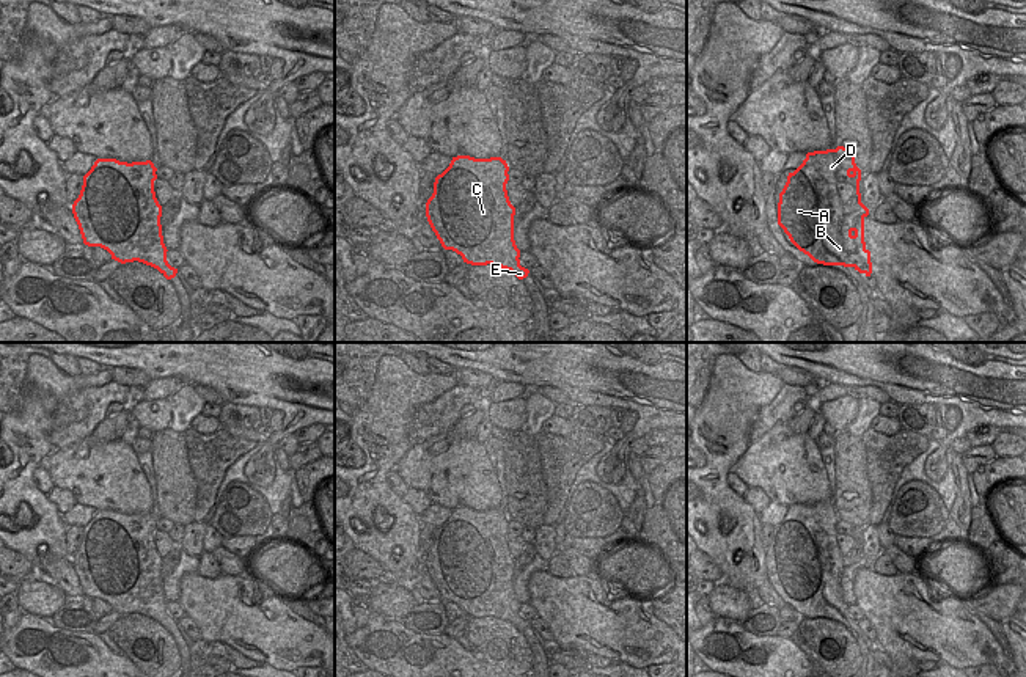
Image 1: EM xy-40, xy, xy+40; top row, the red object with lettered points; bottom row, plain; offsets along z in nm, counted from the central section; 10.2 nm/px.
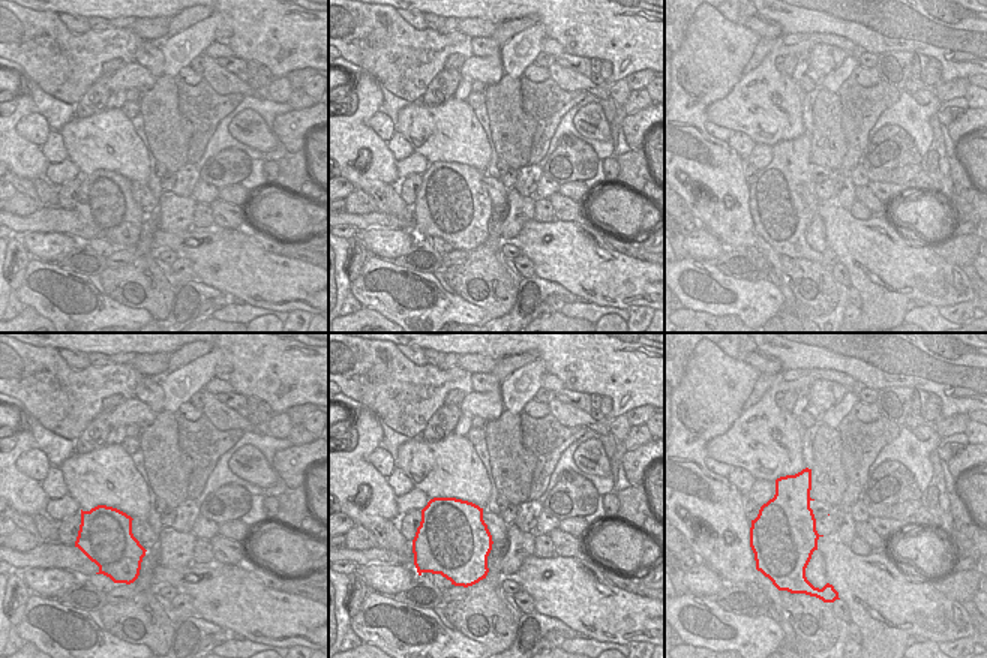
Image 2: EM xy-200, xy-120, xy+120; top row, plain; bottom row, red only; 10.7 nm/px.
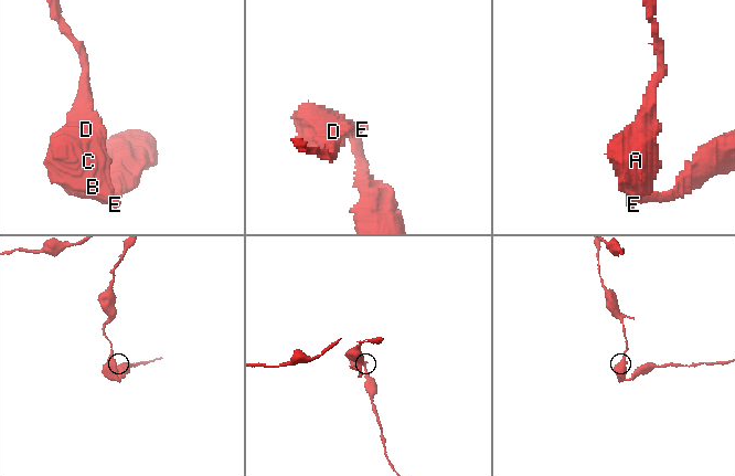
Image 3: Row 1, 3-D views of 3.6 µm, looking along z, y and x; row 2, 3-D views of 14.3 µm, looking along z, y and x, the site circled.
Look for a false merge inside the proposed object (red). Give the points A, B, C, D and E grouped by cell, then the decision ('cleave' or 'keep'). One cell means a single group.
groups A B C D / E; cleave

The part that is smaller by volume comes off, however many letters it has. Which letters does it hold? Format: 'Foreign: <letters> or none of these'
Foreign: E

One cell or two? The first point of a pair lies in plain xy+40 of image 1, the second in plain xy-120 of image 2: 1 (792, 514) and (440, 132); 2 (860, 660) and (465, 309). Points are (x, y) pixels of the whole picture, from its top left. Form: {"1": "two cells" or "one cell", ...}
{"1": "two cells", "2": "two cells"}

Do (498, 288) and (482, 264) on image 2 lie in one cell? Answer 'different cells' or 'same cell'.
same cell

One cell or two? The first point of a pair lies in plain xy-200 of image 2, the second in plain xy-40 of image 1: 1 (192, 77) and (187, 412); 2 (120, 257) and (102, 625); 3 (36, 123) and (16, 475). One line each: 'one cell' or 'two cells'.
1: two cells
2: one cell
3: two cells

